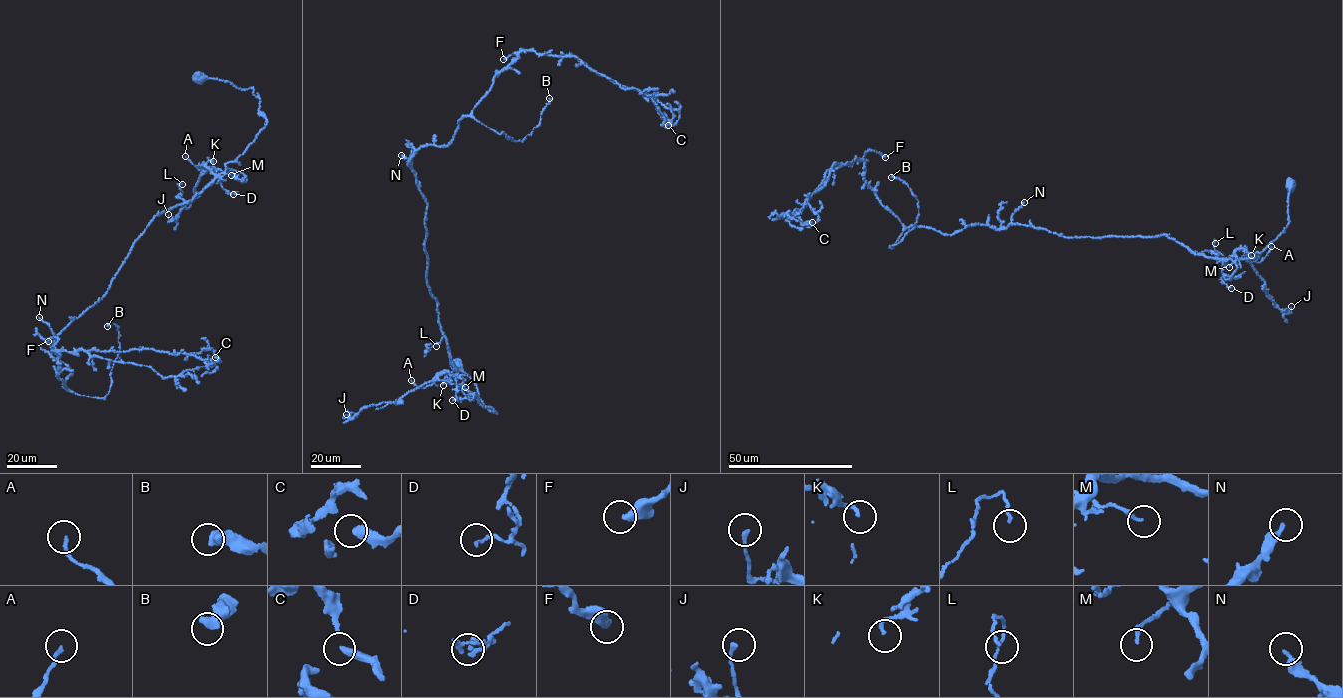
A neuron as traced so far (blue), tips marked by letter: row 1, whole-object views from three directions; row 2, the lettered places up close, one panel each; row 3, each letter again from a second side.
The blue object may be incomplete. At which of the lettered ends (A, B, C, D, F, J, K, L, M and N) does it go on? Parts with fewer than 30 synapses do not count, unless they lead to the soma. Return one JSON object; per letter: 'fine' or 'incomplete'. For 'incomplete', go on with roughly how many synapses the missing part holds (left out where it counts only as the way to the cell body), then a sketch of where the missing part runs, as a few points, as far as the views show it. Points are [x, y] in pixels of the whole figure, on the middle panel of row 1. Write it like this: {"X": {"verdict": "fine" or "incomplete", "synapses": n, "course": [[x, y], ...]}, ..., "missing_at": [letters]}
{"A": {"verdict": "fine"}, "B": {"verdict": "fine"}, "C": {"verdict": "fine"}, "D": {"verdict": "fine"}, "F": {"verdict": "fine"}, "J": {"verdict": "fine"}, "K": {"verdict": "fine"}, "L": {"verdict": "fine"}, "M": {"verdict": "fine"}, "N": {"verdict": "fine"}, "missing_at": []}

